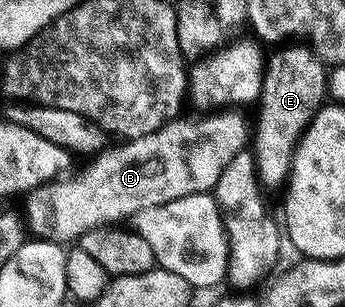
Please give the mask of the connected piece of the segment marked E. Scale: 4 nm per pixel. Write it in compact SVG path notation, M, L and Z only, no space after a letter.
M290 46L279 47L279 52L271 60L269 57L262 82L260 103L257 105L258 129L255 132L253 129L252 132L254 164L258 167L259 181L267 189L276 187L281 180L283 183L289 177L298 141L302 139L314 115L328 100L327 65L323 64L309 47L286 47Z

